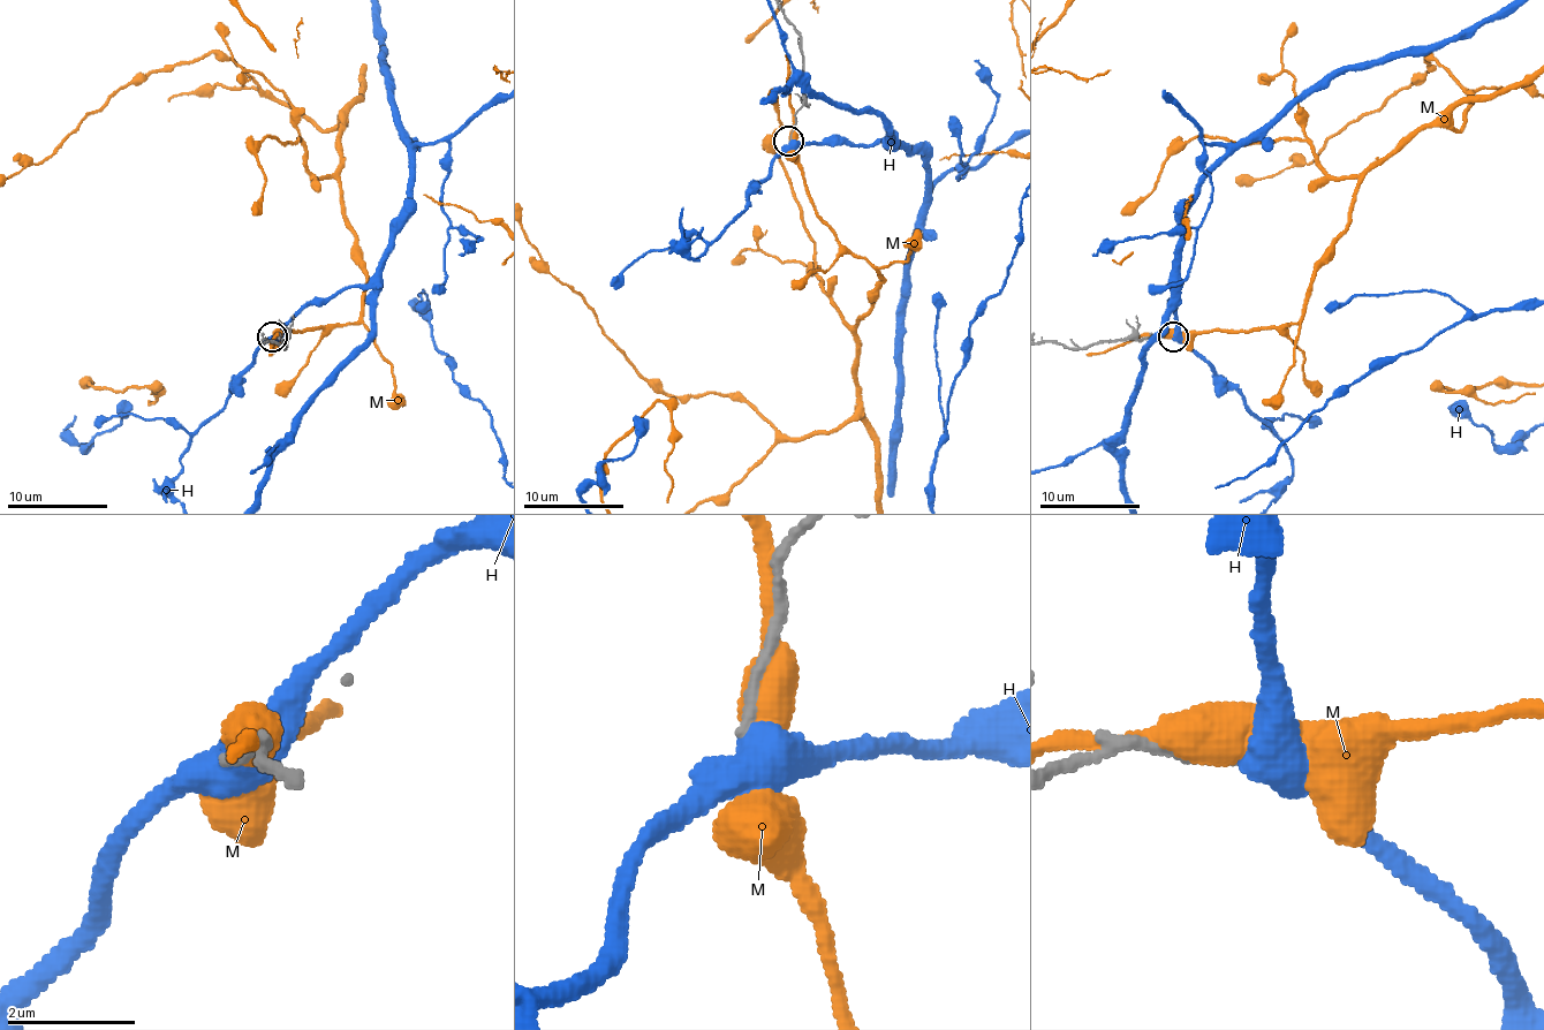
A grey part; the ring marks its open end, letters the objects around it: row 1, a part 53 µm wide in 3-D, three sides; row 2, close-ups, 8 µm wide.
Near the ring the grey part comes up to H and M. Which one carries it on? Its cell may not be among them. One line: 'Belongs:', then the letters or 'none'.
Belongs: none

